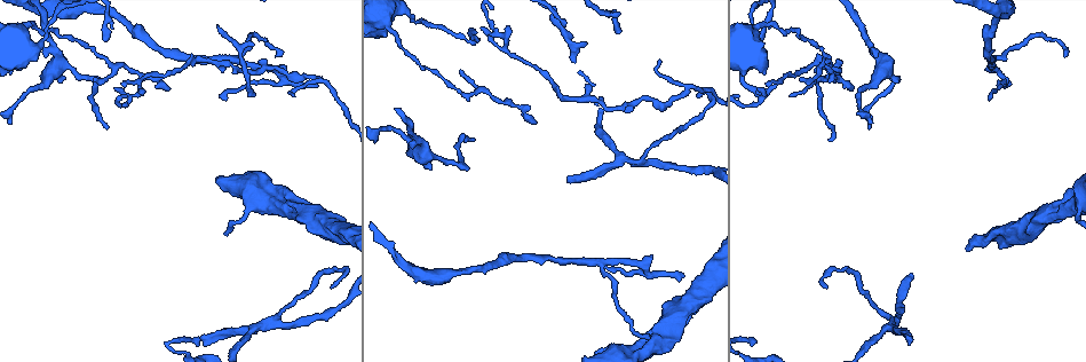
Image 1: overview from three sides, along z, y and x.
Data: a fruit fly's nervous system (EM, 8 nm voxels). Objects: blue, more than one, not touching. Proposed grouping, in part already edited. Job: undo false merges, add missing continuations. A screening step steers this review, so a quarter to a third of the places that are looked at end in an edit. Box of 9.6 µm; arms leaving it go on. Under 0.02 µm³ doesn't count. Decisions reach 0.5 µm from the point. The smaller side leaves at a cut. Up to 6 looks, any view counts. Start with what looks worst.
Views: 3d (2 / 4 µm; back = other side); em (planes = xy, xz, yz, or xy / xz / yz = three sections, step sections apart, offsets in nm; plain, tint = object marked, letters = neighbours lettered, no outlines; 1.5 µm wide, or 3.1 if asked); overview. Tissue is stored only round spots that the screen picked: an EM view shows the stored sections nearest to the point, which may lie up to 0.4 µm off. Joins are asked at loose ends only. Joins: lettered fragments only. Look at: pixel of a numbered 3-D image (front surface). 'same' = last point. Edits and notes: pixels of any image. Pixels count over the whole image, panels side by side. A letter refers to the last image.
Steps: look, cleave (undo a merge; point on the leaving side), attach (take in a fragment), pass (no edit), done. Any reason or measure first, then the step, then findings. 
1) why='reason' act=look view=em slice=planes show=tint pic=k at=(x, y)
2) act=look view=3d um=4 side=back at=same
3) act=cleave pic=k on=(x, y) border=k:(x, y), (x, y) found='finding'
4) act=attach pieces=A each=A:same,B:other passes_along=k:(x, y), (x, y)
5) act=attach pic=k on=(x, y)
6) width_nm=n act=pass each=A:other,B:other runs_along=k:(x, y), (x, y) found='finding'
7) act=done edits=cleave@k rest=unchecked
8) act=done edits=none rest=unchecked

why='tapers out' act=look view=em slice=xz step=8 show=letters pic=1 at=(200, 336)

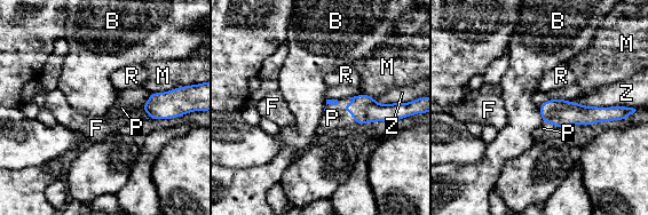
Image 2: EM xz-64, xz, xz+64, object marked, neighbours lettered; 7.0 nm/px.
why='another direction' act=look view=em slice=planes show=letters at=same

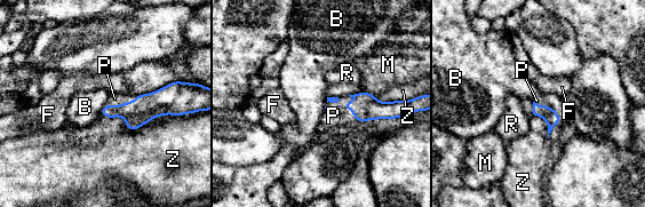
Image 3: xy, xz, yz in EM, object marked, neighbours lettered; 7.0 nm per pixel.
longest_contact=Z:550nm act=attach pieces=P each=B:other,F:other,M:other,P:same,R:other,Z:other passes_along=3:(365, 106), (344, 104), (333, 116) found='the neuron continues'

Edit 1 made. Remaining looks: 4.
act=look view=3d um=4 side=back pic=1 at=(754, 33)

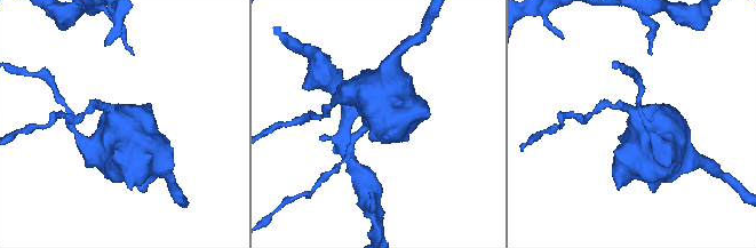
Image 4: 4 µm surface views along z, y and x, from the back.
act=look view=em slice=planes show=letters pic=4 at=(639, 119)

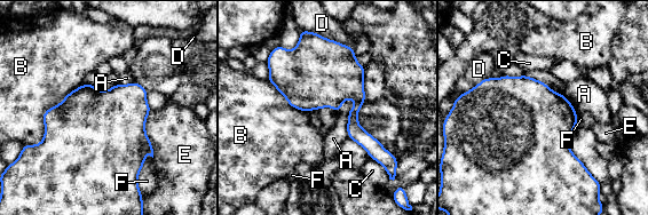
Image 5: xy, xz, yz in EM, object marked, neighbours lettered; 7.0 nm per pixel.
longest_contact=B:550nm act=pass each=A:other,B:other,C:other,D:other,E:other,F:other border=5:(353, 97), (348, 136) found='continuous, no second neuron'

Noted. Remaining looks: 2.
why='tapers out' act=look view=em slice=xz step=8 show=letters pic=1 at=(169, 89)

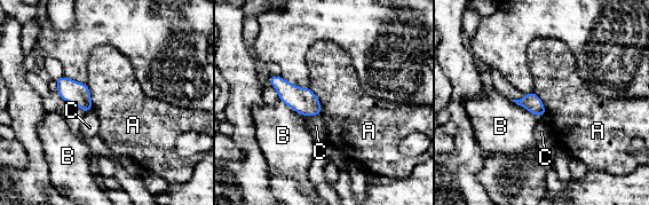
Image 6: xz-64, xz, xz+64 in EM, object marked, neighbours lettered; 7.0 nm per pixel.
why='cut it another way' act=look view=em slice=planes show=letters at=same

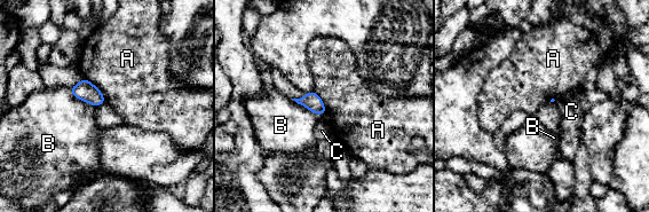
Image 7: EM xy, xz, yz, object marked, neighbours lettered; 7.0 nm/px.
act=pass each=A:other,B:other,C:other border=7:(84, 77), (102, 93), (105, 102) found='none of them fits'

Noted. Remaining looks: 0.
act=done edits=attach@3 rest=unchecked

